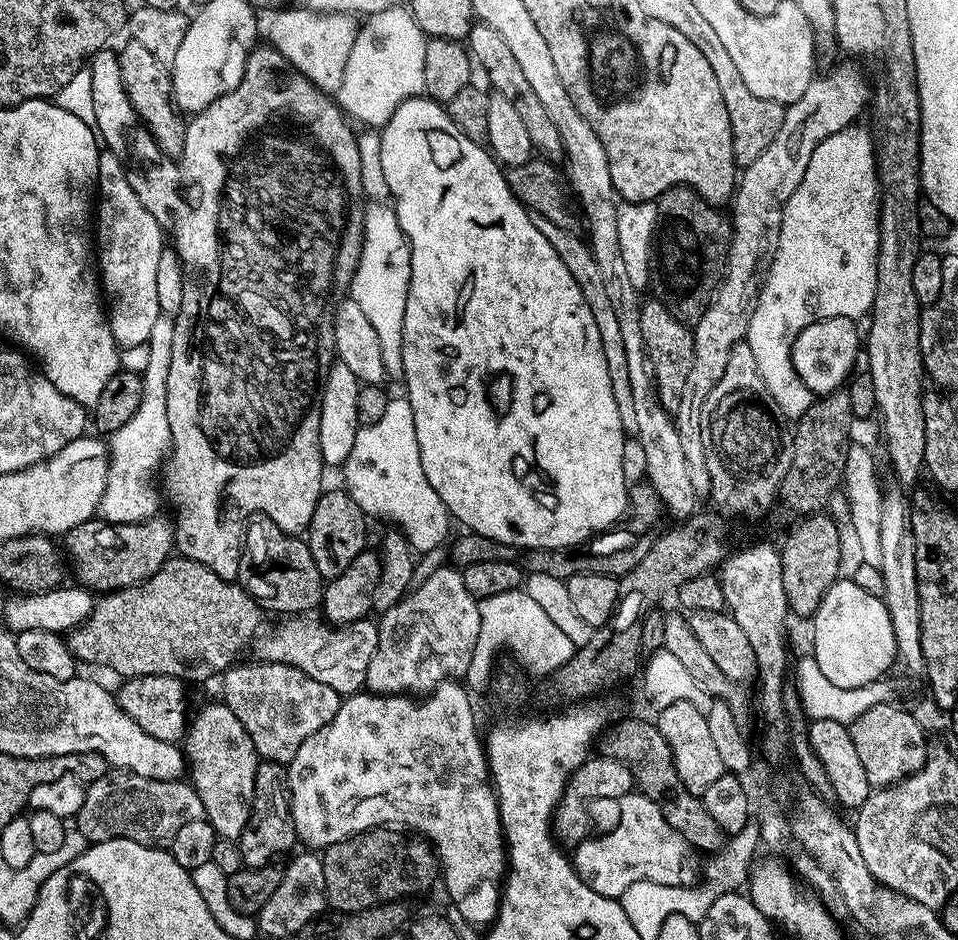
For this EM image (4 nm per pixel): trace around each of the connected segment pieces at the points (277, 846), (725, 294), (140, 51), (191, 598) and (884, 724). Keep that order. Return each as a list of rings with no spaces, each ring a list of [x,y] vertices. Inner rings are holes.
[[[266,759],[257,763],[252,813],[238,843],[244,863],[250,868],[267,868],[283,852],[291,853],[291,848],[297,847],[296,831],[292,825],[292,806],[288,798],[288,769],[285,765]]]
[[[859,63],[840,64],[829,70],[825,76],[817,75],[806,86],[806,94],[798,102],[787,105],[784,109],[782,126],[774,134],[774,142],[754,158],[739,173],[736,191],[731,197],[732,241],[728,247],[728,259],[724,278],[716,294],[708,305],[706,314],[694,326],[694,358],[690,374],[686,374],[686,386],[682,390],[682,402],[674,413],[678,439],[682,442],[682,451],[686,454],[686,466],[690,474],[690,483],[694,485],[697,497],[704,498],[712,491],[710,470],[706,466],[706,446],[702,446],[702,410],[704,400],[710,398],[710,390],[718,386],[722,370],[730,358],[730,350],[747,337],[750,318],[760,298],[762,281],[772,259],[776,256],[780,241],[780,227],[784,217],[783,208],[790,202],[794,190],[802,182],[810,166],[810,158],[816,147],[830,134],[838,134],[843,128],[851,128],[860,115],[865,115],[870,104],[870,84],[859,68]]]
[[[134,39],[127,41],[124,49],[119,49],[118,59],[120,62],[120,73],[126,94],[134,106],[137,116],[140,117],[145,128],[151,132],[156,143],[160,145],[164,155],[178,158],[184,149],[185,121],[181,113],[172,102],[172,78],[169,69],[150,54],[143,46],[138,46]]]
[[[179,554],[173,555],[166,561],[149,580],[143,580],[140,584],[135,584],[129,588],[122,588],[119,592],[110,592],[101,595],[95,601],[93,612],[85,618],[84,623],[80,627],[74,628],[67,633],[66,639],[68,648],[72,651],[72,655],[77,661],[88,664],[105,664],[108,668],[113,668],[120,675],[120,678],[129,678],[142,675],[170,675],[176,676],[178,679],[185,682],[192,680],[208,680],[212,675],[223,674],[241,659],[240,656],[244,651],[249,651],[250,645],[257,639],[258,633],[261,631],[260,623],[266,617],[265,609],[260,607],[252,596],[248,595],[247,587],[241,586],[239,583],[223,580],[221,576],[216,576],[214,570],[210,570],[206,566],[202,566],[202,562],[194,562],[187,560],[186,557]]]
[[[896,702],[873,706],[860,718],[848,725],[848,733],[854,741],[854,751],[858,753],[862,767],[866,769],[866,778],[872,784],[873,789],[888,788],[891,784],[896,784],[900,780],[905,780],[907,776],[912,776],[924,764],[925,757],[928,756],[930,747],[929,737],[924,732],[921,725],[915,721],[914,714],[907,707],[899,708]]]

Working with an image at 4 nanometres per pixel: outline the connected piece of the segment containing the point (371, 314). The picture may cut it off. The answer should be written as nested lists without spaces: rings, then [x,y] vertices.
[[[375,204],[364,214],[364,245],[352,279],[350,299],[362,306],[382,346],[382,362],[389,377],[403,377],[402,322],[406,318],[406,294],[410,286],[410,246],[388,204]]]

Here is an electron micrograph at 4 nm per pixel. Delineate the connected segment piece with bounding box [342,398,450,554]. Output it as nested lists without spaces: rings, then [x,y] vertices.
[[[389,399],[386,412],[378,422],[360,427],[356,431],[354,447],[350,449],[350,454],[342,466],[342,472],[344,472],[345,484],[343,487],[348,495],[354,498],[357,506],[369,517],[381,516],[384,520],[393,520],[396,523],[393,525],[407,536],[413,553],[423,554],[445,543],[448,524],[450,525],[448,508],[442,502],[442,498],[434,494],[434,486],[426,482],[426,474],[422,470],[422,458],[418,450],[418,438],[414,430],[414,410],[408,399]]]

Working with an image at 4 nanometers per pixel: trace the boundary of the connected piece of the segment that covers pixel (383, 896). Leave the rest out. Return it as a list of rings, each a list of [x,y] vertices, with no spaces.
[[[391,827],[369,828],[366,832],[359,832],[353,836],[348,836],[344,840],[334,842],[329,848],[323,849],[322,874],[326,874],[326,898],[328,899],[327,907],[334,912],[360,912],[363,908],[373,908],[376,904],[391,904],[393,902],[403,901],[404,896],[416,896],[419,892],[424,892],[432,883],[438,880],[438,857],[429,841],[423,838],[412,838],[416,840],[400,840],[399,831],[393,830]]]

